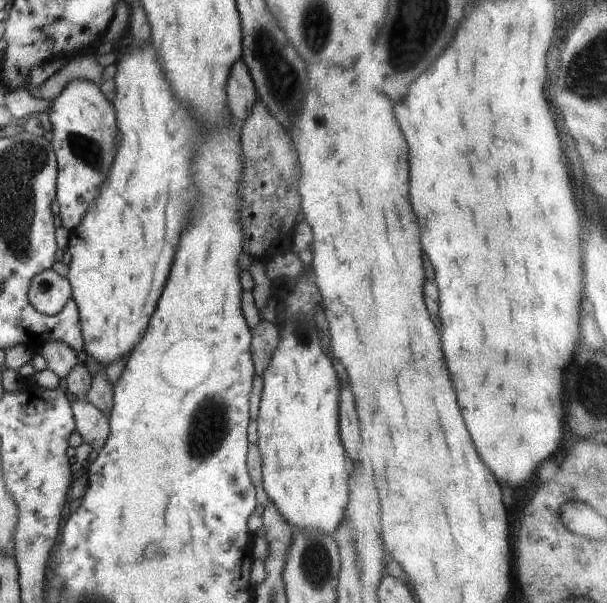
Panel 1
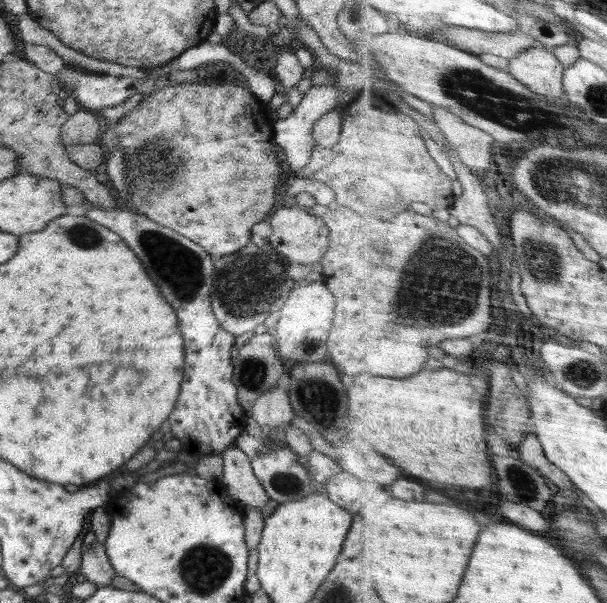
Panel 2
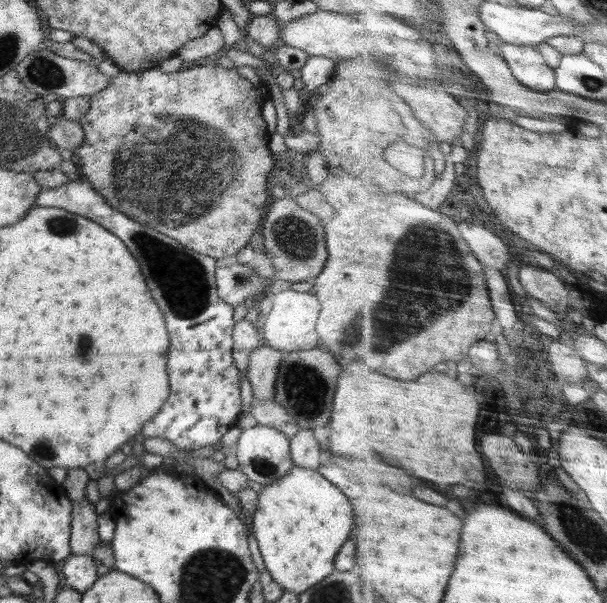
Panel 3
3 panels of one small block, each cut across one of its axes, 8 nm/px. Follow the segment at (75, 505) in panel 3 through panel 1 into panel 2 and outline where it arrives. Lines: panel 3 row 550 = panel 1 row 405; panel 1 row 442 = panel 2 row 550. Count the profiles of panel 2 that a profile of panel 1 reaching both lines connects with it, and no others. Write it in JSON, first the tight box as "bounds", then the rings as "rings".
{"bounds":[79,541,115,587],"rings":[[[94,541],[92,547],[82,552],[82,562],[79,572],[84,575],[86,581],[97,584],[98,587],[111,586],[115,577],[113,566],[106,558],[105,546]]]}

